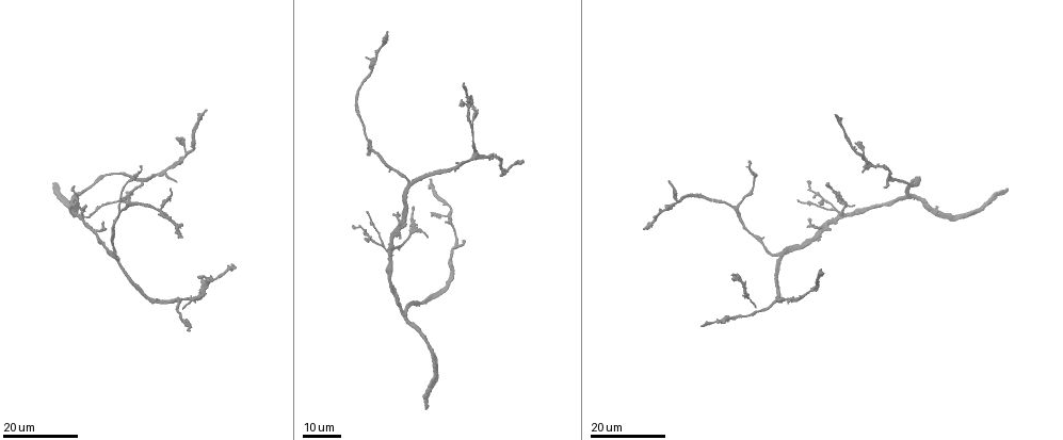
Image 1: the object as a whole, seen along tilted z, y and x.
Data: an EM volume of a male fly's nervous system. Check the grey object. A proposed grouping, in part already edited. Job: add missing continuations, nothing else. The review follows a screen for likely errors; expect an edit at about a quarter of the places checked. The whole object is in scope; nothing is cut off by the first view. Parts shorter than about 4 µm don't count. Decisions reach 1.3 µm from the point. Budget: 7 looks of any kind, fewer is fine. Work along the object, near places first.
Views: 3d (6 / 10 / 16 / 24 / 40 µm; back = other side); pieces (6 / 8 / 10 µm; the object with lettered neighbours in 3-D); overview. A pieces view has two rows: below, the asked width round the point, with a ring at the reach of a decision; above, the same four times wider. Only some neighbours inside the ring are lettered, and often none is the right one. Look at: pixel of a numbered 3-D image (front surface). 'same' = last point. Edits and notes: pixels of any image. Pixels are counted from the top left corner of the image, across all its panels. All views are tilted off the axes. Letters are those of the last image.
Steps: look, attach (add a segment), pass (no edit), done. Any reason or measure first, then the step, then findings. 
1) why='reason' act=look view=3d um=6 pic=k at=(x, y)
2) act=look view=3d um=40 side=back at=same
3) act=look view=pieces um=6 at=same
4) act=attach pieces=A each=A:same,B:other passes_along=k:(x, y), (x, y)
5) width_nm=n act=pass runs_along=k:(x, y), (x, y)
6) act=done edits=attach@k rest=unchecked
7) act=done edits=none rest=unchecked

why='free end' act=look view=3d um=24 pic=1 at=(170, 188)

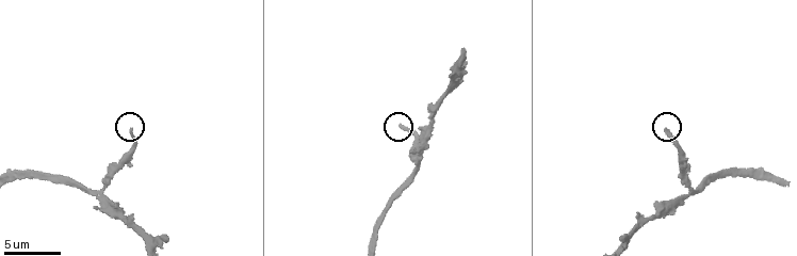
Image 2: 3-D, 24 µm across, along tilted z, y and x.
act=look view=pieces um=6 pic=2 at=(132, 130)

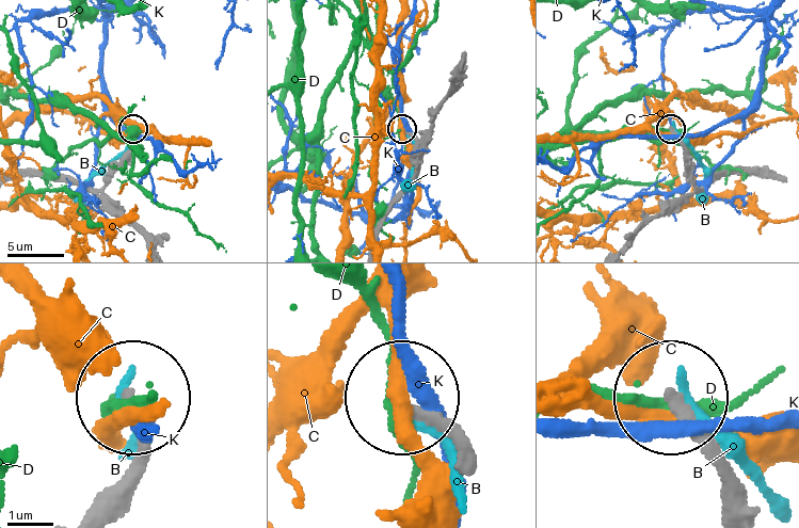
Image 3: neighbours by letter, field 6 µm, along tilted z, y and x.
act=pass each=B:other,C:other,D:other,K:other found='no lettered segment goes on from it'

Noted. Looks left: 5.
why='long arm stops here' act=look view=pieces um=10 pic=2 at=(463, 51)

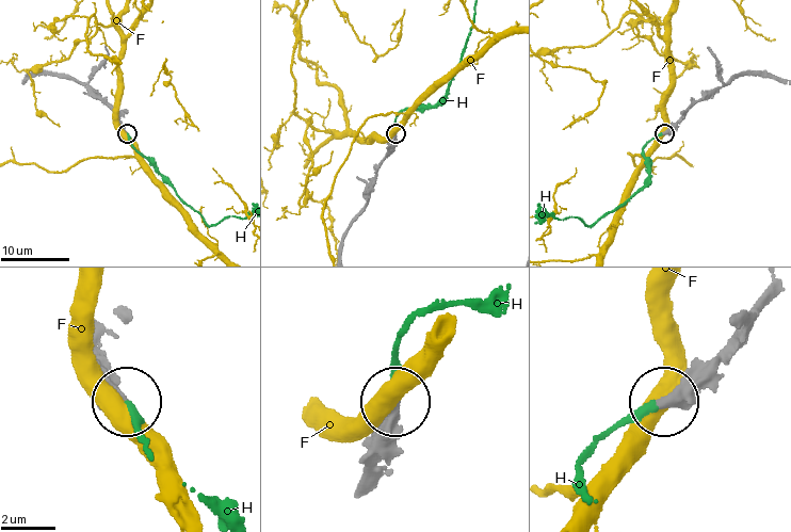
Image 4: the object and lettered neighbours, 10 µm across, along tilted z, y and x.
act=attach pieces=H each=F:other,H:same passes_along=4:(716, 355), (602, 440), (585, 469), (586, 492) found='it goes on there'

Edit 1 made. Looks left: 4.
why='branch stops here' act=look view=3d um=24 pic=1 at=(105, 222)

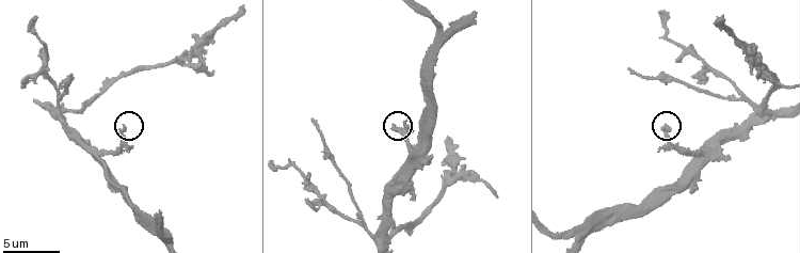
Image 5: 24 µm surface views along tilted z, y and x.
act=look view=pieces um=6 pic=5 at=(664, 125)

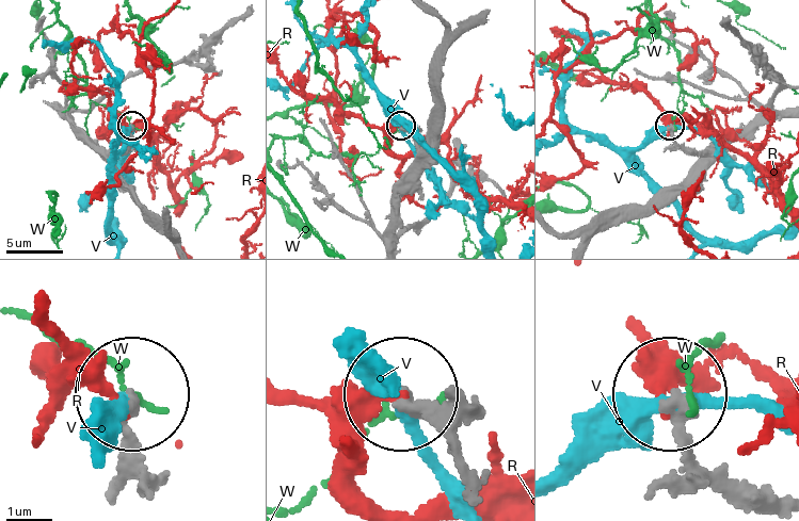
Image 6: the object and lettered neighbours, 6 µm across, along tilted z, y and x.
width_nm=270 act=pass each=R:other,V:other,W:other runs_along=6:(776, 503), (737, 501), (705, 471), (675, 395) found='no lettered segment goes on from it'

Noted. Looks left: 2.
act=done edits=attach@4 rest=unchecked

